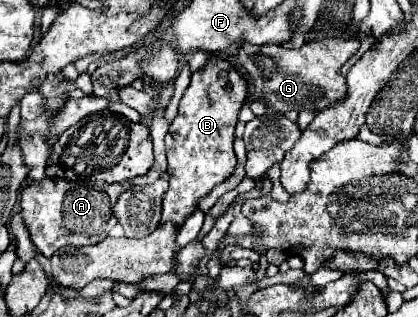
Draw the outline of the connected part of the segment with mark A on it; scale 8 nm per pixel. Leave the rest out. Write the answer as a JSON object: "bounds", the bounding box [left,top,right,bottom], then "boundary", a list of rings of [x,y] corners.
{"bounds":[21,178,125,258],"boundary":[[[55,178],[25,186],[25,190],[21,192],[21,214],[35,248],[49,258],[63,246],[89,246],[105,240],[109,230],[117,224],[113,208],[123,190],[125,184],[107,184],[89,178],[75,182]]]}

